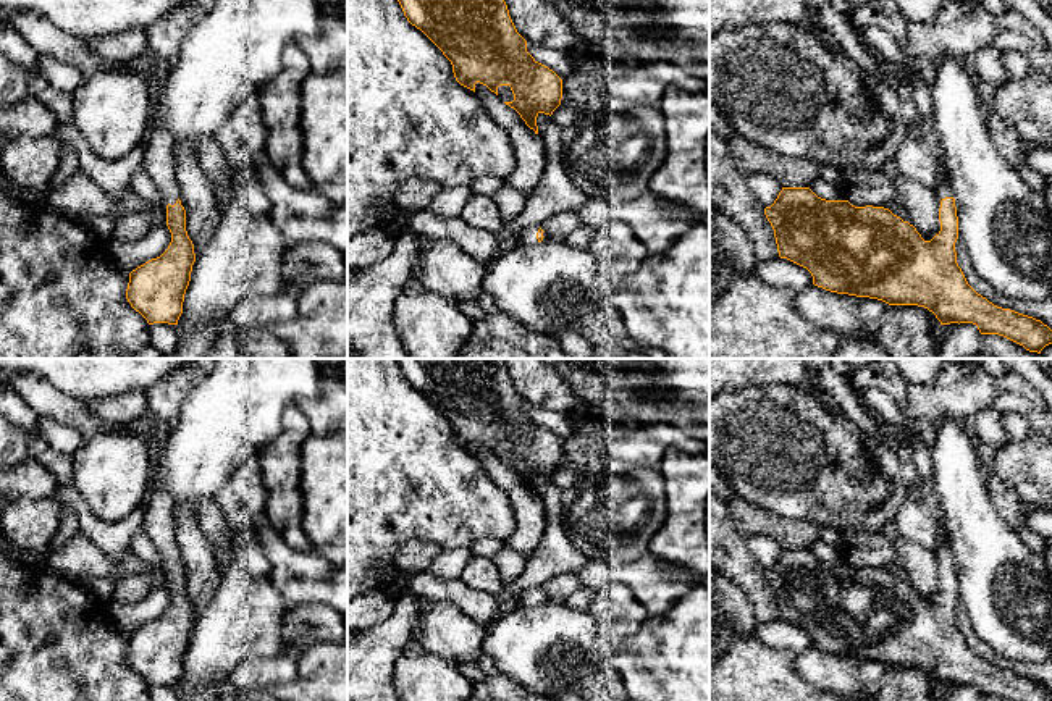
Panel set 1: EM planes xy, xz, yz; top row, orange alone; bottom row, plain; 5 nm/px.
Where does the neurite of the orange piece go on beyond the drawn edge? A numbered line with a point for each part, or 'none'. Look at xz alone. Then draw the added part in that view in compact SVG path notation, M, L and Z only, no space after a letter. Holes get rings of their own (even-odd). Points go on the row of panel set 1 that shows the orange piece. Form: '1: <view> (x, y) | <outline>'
1: xz (529, 235) | M532 225L532 226L525 228L525 229L522 229L520 231L520 246L537 244L538 242L537 233L538 233L540 228L543 229L543 225ZM546 231L543 233L543 241L545 239L549 239Z

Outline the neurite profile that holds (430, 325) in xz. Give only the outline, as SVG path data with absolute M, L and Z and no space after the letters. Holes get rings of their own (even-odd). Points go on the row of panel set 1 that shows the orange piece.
M435 291L401 294L393 309L394 323L410 359L456 359L467 342L473 320L462 313L457 299Z

